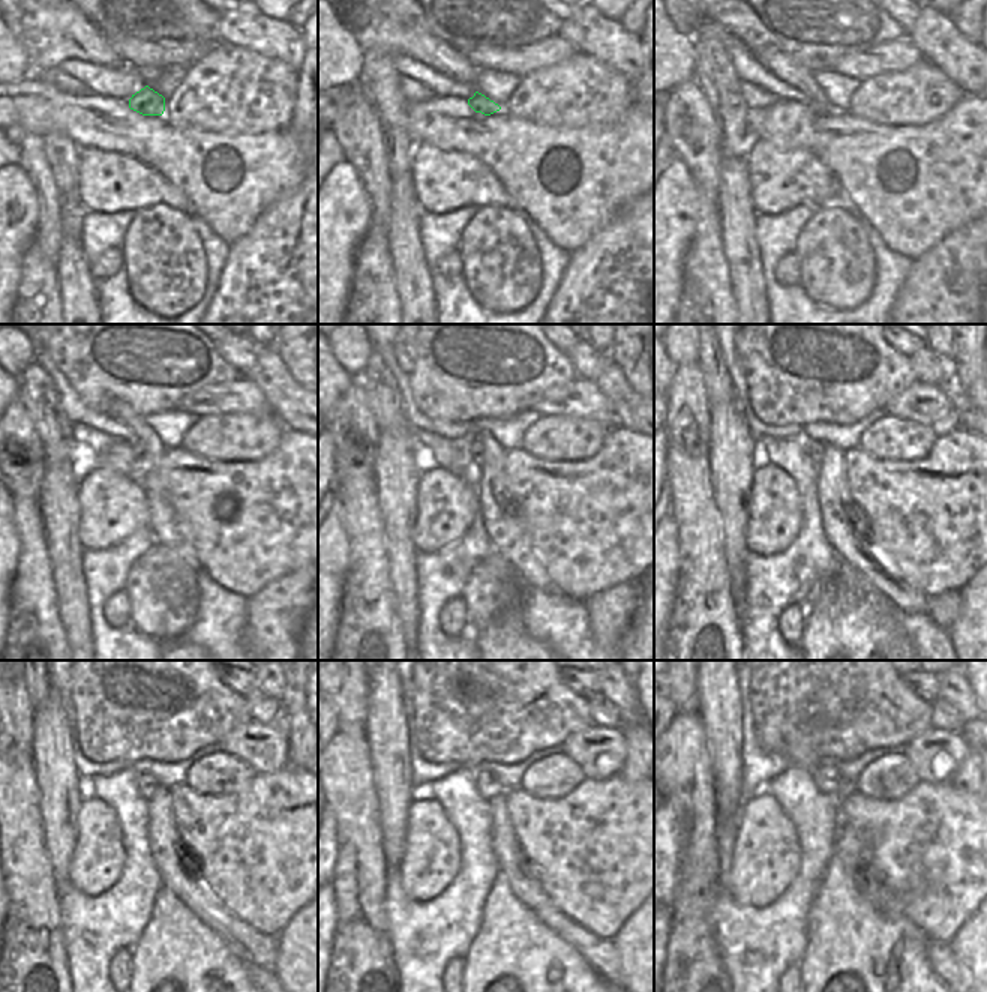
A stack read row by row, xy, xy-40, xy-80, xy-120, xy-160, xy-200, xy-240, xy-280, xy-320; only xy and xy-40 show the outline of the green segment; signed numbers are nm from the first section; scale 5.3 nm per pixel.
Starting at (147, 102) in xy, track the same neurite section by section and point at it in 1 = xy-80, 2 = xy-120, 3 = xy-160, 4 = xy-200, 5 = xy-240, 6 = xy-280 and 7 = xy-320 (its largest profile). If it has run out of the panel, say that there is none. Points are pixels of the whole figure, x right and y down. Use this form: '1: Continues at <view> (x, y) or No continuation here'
1: Continues at xy-80 (815, 108)
2: Continues at xy-120 (138, 446)
3: Continues at xy-160 (474, 446)
4: Continues at xy-200 (815, 447)
5: Continues at xy-240 (147, 785)
6: Continues at xy-280 (488, 787)
7: Continues at xy-320 (827, 776).

